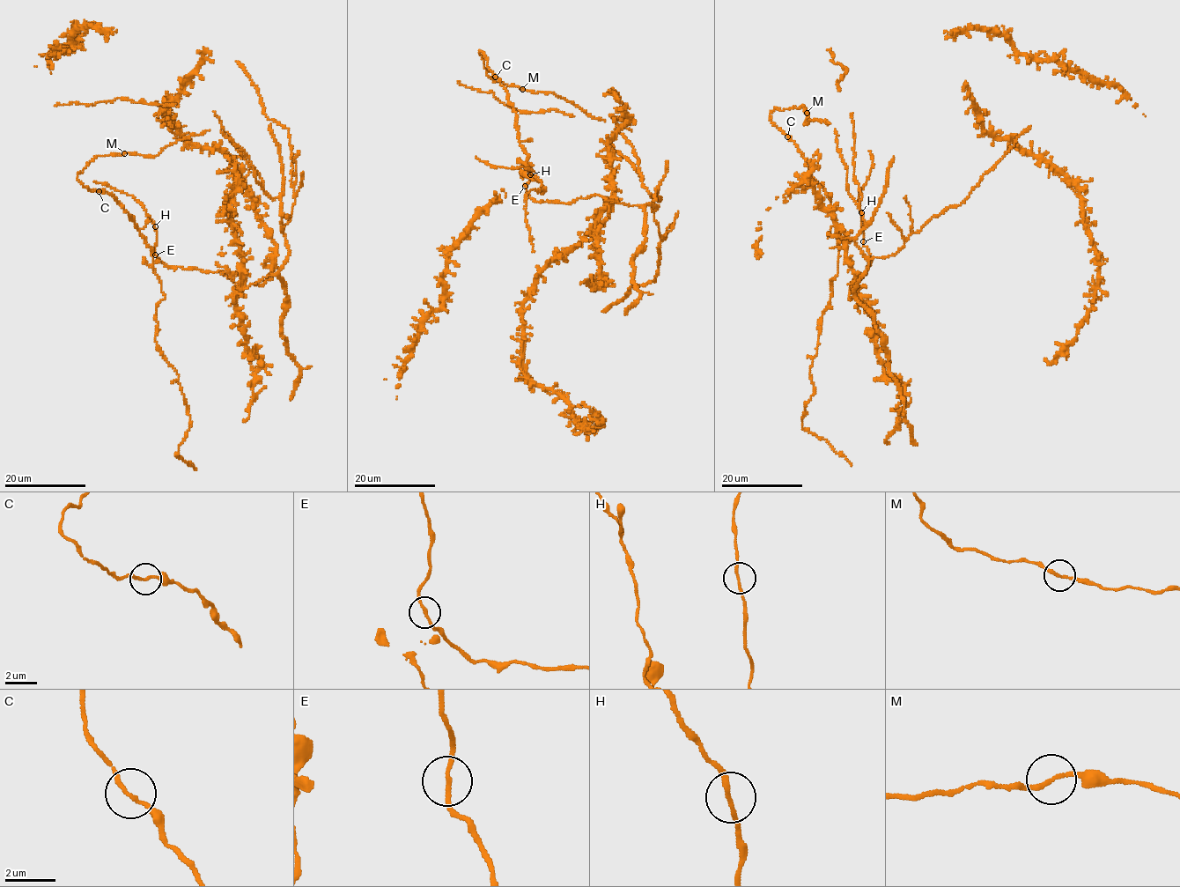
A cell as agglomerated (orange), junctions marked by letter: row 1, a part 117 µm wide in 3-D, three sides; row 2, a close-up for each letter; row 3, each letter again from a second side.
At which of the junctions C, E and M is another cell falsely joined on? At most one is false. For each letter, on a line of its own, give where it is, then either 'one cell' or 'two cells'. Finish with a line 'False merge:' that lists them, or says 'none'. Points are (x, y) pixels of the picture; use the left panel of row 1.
C: place (99, 191); one cell
E: place (155, 255); one cell
M: place (124, 153); one cell
False merge: none

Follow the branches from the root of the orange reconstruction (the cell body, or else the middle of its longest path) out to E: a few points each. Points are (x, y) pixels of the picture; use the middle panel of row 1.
E: (644, 186), (653, 195), (656, 189), (655, 210), (596, 195), (568, 203), (535, 202), (526, 186)

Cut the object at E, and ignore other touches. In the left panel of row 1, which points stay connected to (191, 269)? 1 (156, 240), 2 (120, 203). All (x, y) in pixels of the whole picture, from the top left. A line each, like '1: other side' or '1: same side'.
1: other side
2: same side

